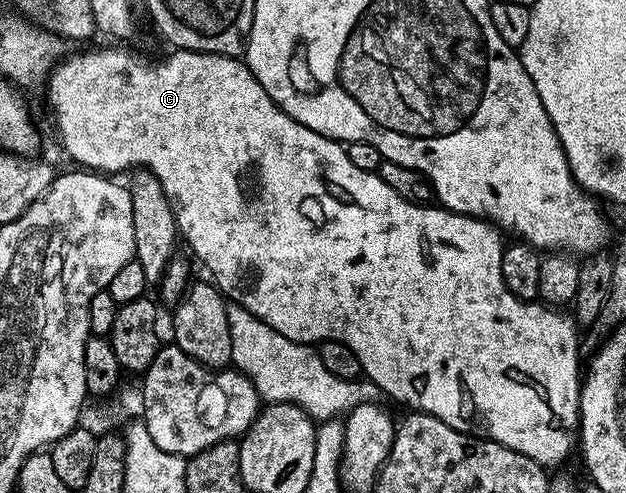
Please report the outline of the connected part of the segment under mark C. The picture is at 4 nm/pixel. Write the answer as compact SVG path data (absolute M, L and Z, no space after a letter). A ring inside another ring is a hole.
M109 44L104 50L87 50L84 54L75 54L64 57L52 69L49 77L46 79L45 87L47 86L47 102L51 105L51 110L55 113L55 126L59 129L59 142L63 145L63 150L72 158L72 163L78 164L80 167L86 168L92 172L102 172L107 176L118 175L118 170L123 170L126 166L130 168L142 168L153 172L153 176L157 176L157 180L161 180L161 188L165 188L165 196L169 196L169 204L173 208L173 216L175 223L179 225L179 233L191 245L191 250L197 257L203 261L203 266L208 270L210 281L219 287L219 291L223 293L223 297L230 300L234 305L245 308L249 312L253 312L253 316L257 316L257 320L261 320L265 324L269 324L269 328L275 329L282 336L288 337L289 340L295 342L303 342L310 344L318 344L320 342L343 342L357 356L362 373L368 379L375 382L380 387L382 393L388 398L396 398L399 402L404 402L405 405L411 406L412 411L421 414L432 414L437 420L441 420L445 424L449 424L449 428L460 430L462 434L473 434L476 438L487 438L490 442L496 442L502 446L513 448L513 452L521 452L521 456L529 456L529 460L533 460L538 466L544 468L552 468L551 466L559 466L571 454L571 445L574 447L577 442L577 431L579 428L579 388L581 385L581 366L579 370L579 334L576 323L573 321L572 315L567 314L566 309L552 308L550 305L544 304L542 301L536 300L526 302L517 296L513 296L513 292L509 292L509 288L505 284L505 280L501 276L501 256L505 245L505 238L502 233L490 221L473 218L469 214L455 214L452 210L445 210L435 204L420 204L412 202L410 198L402 198L397 192L393 192L393 188L389 188L389 184L385 184L385 180L381 180L381 176L374 170L366 170L365 168L357 168L349 161L347 155L347 147L344 143L336 142L334 138L327 138L324 134L313 132L313 128L305 128L305 124L301 124L297 120L293 120L293 116L286 114L277 103L268 96L265 88L261 88L261 84L252 76L251 69L247 66L246 61L239 58L230 58L224 54L202 54L196 50L181 50L176 49L175 54L171 54L168 58L163 58L160 62L150 62L143 54L134 54L131 50L118 50L118 45Z

